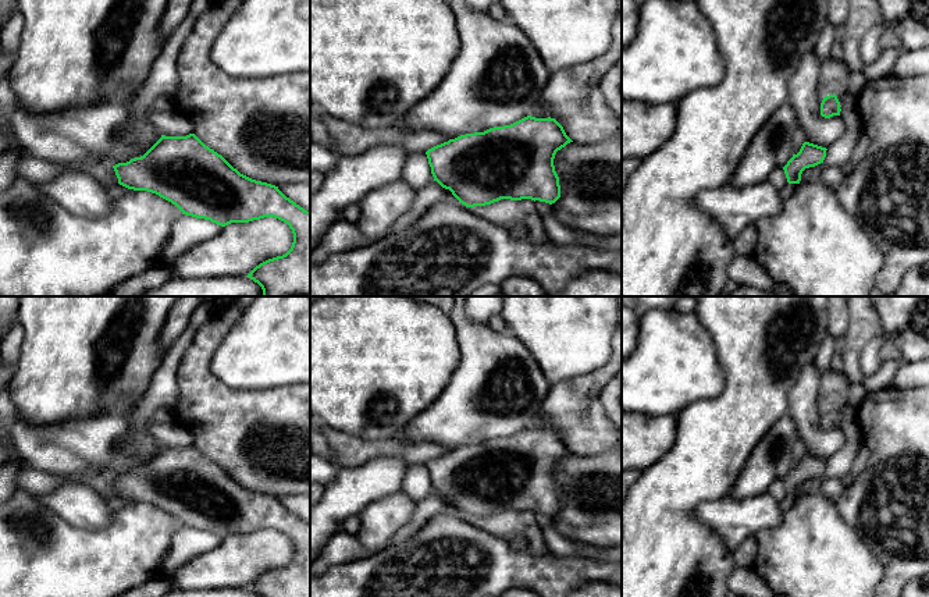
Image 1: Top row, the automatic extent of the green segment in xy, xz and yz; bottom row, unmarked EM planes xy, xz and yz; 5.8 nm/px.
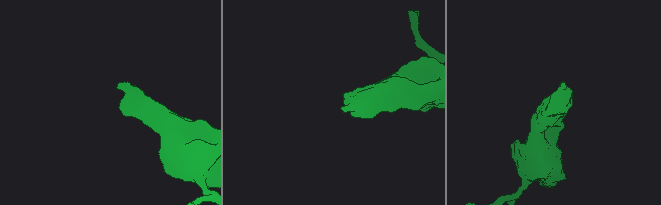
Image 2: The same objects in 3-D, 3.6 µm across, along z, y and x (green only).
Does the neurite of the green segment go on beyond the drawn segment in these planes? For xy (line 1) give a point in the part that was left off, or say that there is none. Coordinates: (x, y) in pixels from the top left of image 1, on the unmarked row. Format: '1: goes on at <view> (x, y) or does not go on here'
1: does not go on here

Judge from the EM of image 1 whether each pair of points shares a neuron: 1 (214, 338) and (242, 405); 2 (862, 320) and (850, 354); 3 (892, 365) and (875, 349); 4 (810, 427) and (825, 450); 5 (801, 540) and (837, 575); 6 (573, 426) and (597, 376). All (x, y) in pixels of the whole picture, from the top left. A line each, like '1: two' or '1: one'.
1: one
2: one
3: two
4: one
5: one
6: one

